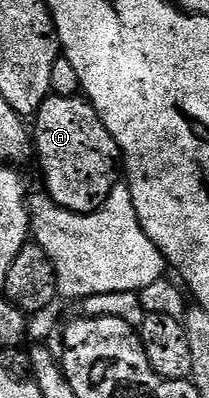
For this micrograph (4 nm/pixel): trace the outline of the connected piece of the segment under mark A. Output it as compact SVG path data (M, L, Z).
M49 95L35 113L34 153L40 156L44 185L49 197L66 211L93 213L106 203L110 191L118 184L122 173L120 148L106 131L94 107L83 96L57 97Z

